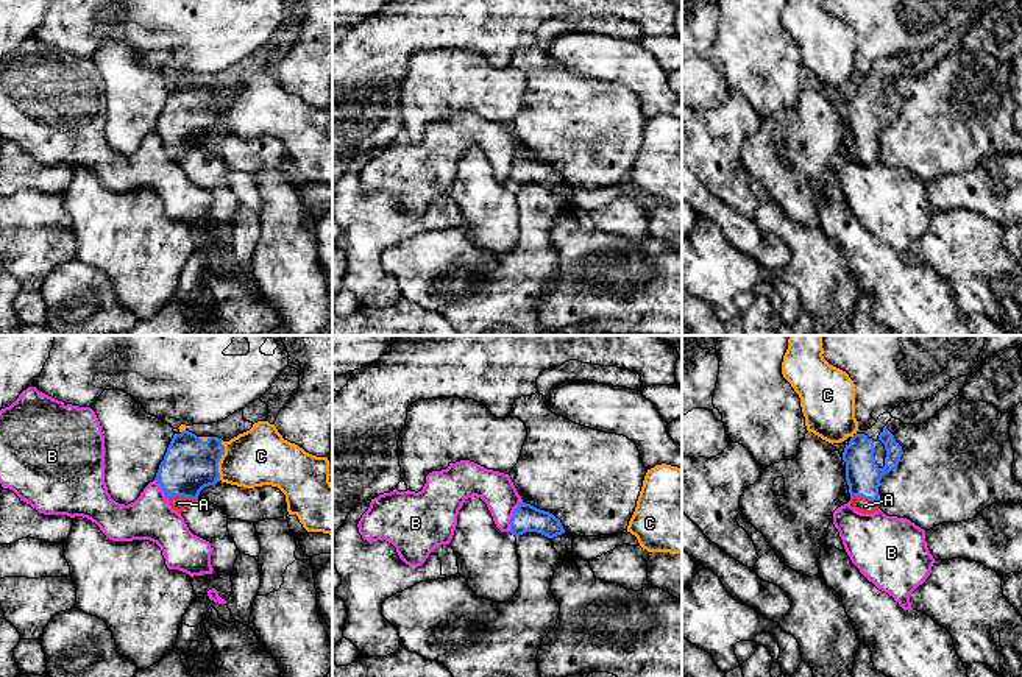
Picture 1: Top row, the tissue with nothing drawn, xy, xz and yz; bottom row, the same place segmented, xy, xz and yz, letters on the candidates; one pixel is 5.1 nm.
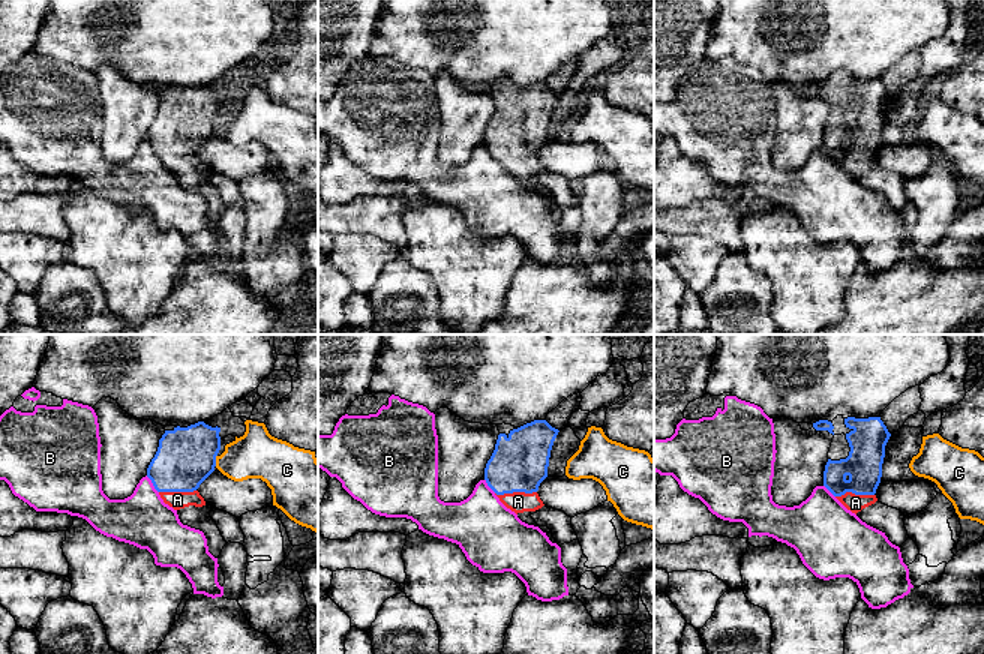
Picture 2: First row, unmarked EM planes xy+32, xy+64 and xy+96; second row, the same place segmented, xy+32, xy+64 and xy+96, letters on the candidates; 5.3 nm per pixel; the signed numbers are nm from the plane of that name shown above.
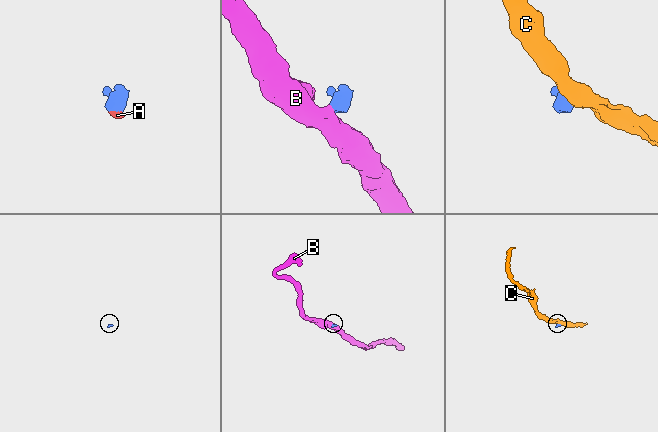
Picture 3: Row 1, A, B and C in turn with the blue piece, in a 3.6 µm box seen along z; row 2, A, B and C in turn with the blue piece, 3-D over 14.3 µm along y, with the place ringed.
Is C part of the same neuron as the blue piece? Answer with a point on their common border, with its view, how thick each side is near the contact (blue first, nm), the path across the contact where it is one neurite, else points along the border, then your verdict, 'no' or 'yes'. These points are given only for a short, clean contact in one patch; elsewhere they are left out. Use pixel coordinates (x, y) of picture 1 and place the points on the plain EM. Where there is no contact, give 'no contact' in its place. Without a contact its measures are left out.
contact xy (219, 111); calibres 280 and 300 nm; border xy (222, 91), (223, 105), (219, 113), (219, 130); no

